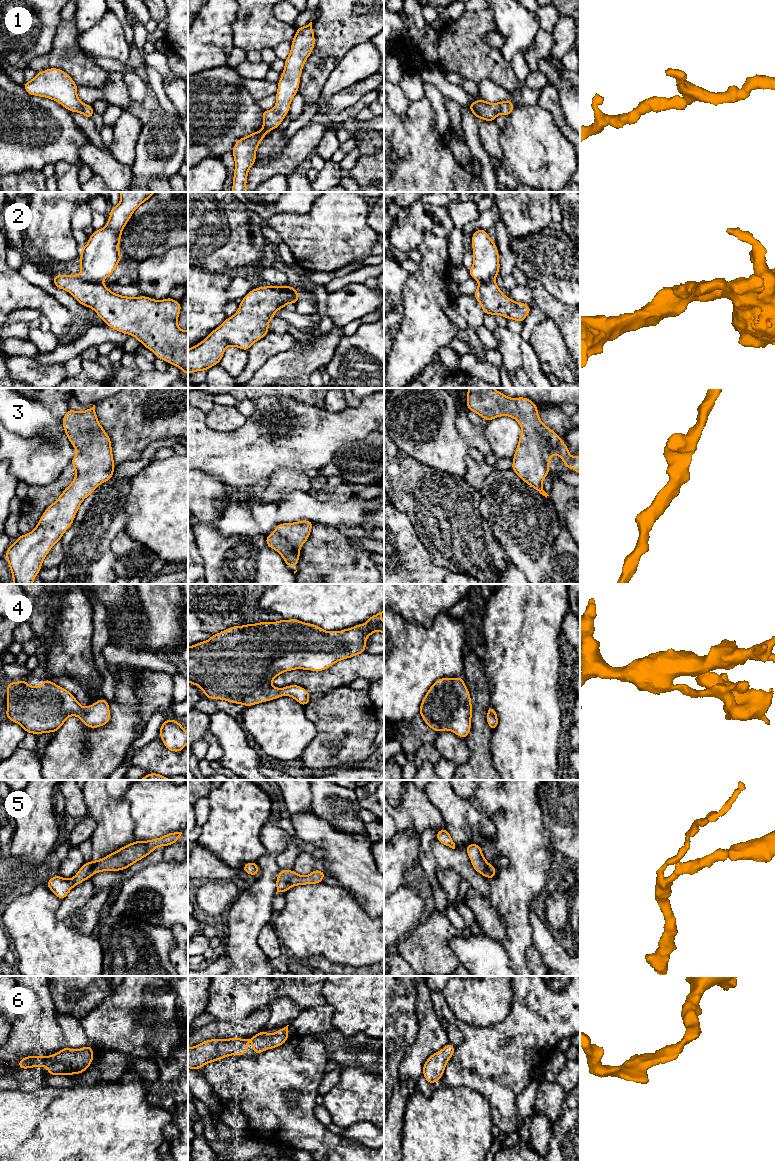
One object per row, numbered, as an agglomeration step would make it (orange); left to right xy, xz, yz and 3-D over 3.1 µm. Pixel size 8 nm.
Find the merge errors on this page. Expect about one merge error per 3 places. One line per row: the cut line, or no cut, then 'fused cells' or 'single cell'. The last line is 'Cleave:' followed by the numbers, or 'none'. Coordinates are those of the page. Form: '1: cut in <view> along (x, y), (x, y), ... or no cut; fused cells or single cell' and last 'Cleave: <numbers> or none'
1: no cut; single cell
2: cut in xy along (82, 274), (88, 279), (101, 282); fused cells
3: no cut; single cell
4: no cut; single cell
5: no cut; single cell
6: no cut; single cell
Cleave: 2

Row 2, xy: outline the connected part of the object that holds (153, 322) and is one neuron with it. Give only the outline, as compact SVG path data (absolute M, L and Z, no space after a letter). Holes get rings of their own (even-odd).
M76 273L73 276L60 274L52 277L53 283L68 291L83 306L92 308L111 328L134 336L156 357L180 368L188 374L188 330L181 330L177 319L181 311L180 302L172 298L154 300L147 296L131 298L113 293L102 282L88 280Z

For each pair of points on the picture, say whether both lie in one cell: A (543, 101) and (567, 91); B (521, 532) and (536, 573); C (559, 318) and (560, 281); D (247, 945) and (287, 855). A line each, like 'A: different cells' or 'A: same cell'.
A: different cells
B: same cell
C: different cells
D: different cells

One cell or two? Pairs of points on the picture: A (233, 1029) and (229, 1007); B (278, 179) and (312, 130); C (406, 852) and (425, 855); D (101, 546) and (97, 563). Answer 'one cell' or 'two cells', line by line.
A: two cells
B: two cells
C: two cells
D: one cell

